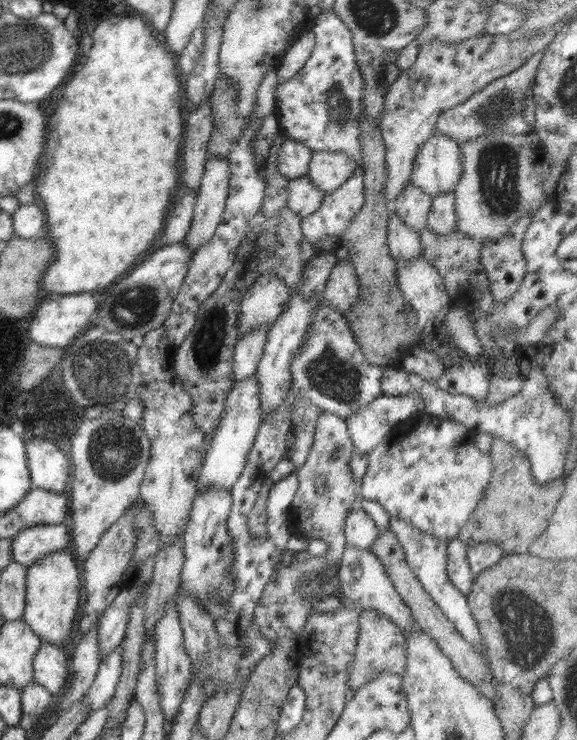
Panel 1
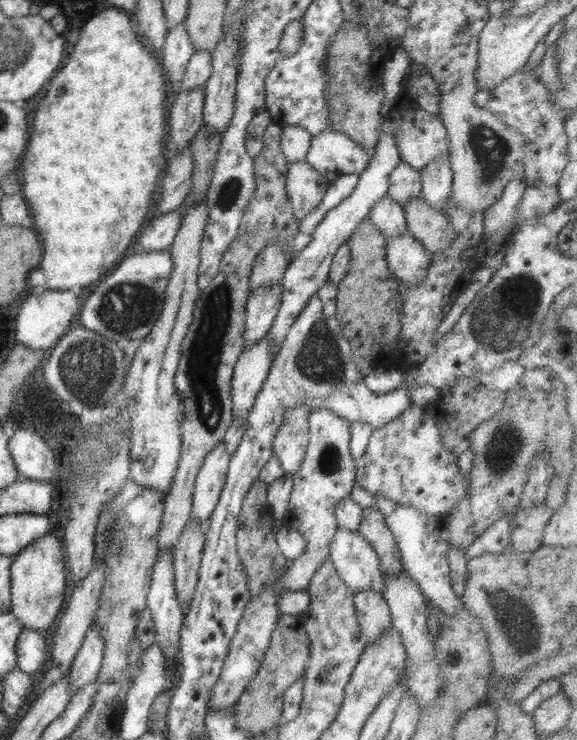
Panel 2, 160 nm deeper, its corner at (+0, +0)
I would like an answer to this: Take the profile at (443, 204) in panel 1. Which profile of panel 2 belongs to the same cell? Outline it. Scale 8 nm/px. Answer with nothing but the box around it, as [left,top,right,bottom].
[420,157,453,214]

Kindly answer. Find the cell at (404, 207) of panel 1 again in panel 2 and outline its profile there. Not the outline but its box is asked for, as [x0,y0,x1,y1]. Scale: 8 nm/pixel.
[388,161,422,206]

